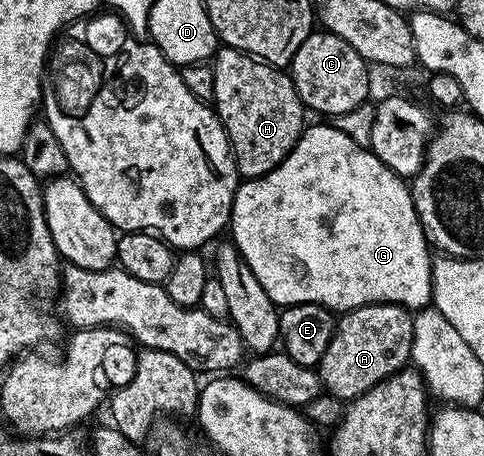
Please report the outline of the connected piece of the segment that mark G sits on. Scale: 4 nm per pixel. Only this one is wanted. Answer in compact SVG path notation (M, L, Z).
M324 123L328 125L312 125L309 124L301 133L298 143L286 155L286 159L276 169L271 169L265 177L254 177L245 180L243 184L237 188L236 198L232 204L232 219L230 222L231 240L234 242L238 252L244 256L244 262L250 267L250 271L254 271L254 275L258 275L258 283L262 283L262 287L266 291L266 295L270 295L270 299L277 307L286 305L301 305L302 303L314 303L315 305L325 305L326 308L333 311L347 311L349 309L357 309L363 305L378 305L387 303L389 305L402 305L409 311L417 311L427 308L432 305L432 263L434 260L433 254L428 254L430 250L430 242L424 236L424 228L420 222L420 216L416 214L416 204L412 201L412 190L406 184L405 178L399 177L394 171L390 171L390 167L386 167L386 163L382 163L382 159L378 159L372 154L371 148L354 143L354 139L350 139L350 135L346 135L342 130L336 128L335 124Z

